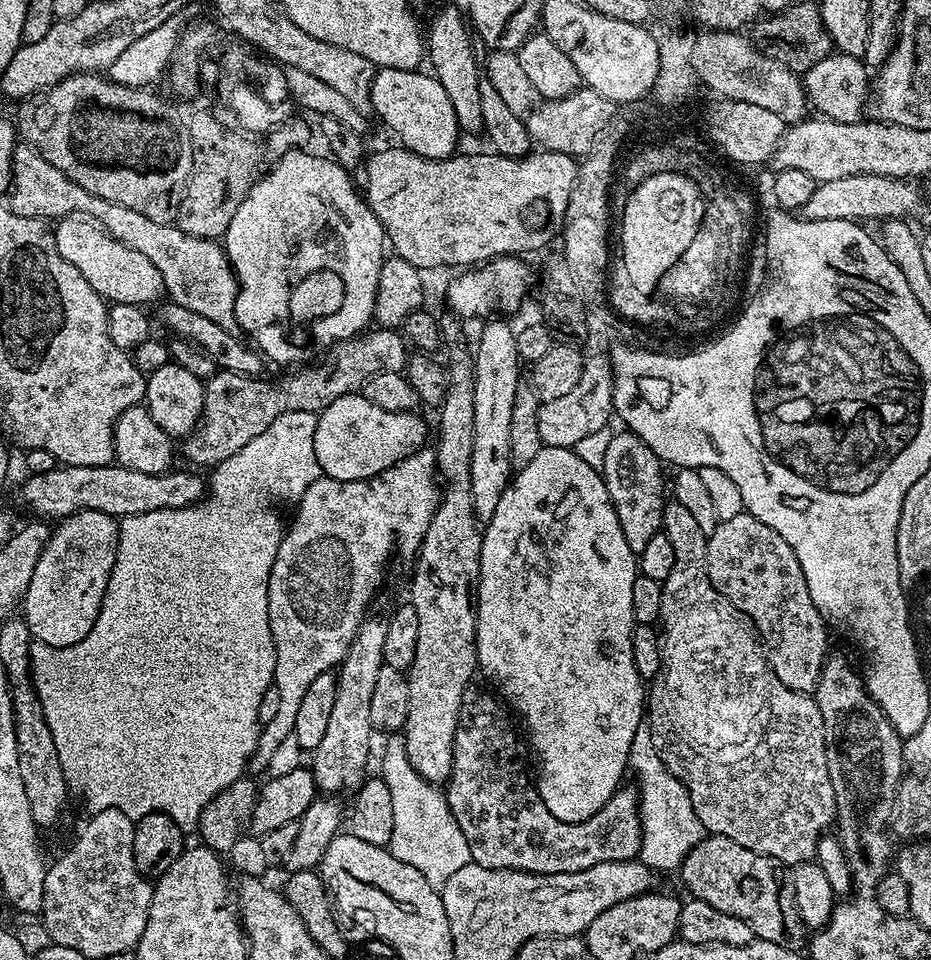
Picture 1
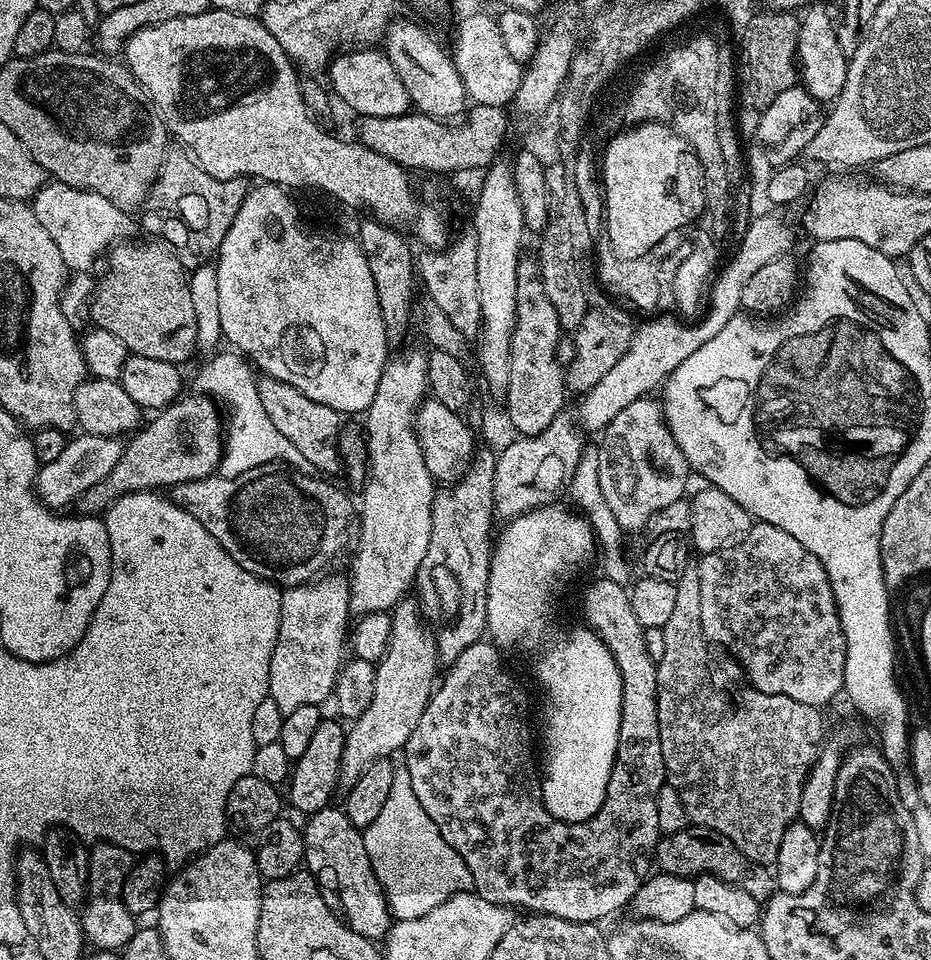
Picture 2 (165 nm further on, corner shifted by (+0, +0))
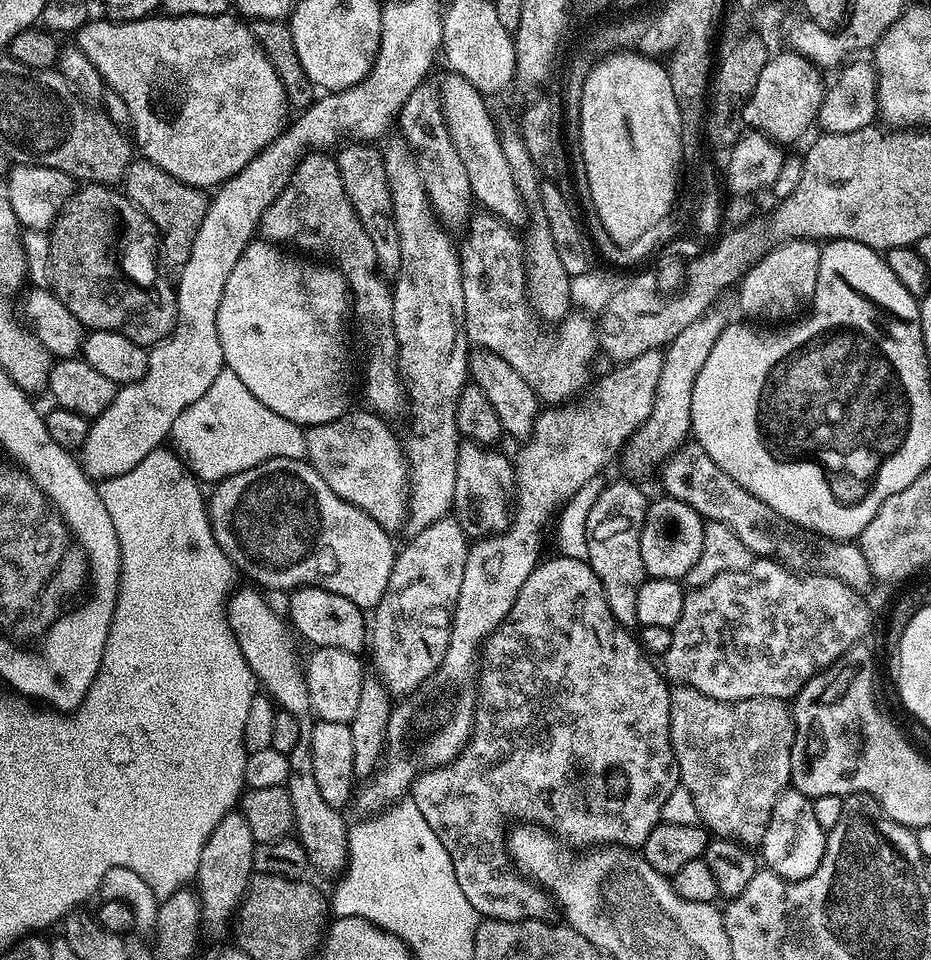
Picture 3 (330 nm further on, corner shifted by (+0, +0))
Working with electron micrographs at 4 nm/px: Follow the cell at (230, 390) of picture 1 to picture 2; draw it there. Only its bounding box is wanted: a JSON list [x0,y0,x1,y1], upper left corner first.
[77,395,224,517]

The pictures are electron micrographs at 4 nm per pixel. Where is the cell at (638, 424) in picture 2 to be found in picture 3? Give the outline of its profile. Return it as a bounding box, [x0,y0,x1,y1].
[622,314,726,477]

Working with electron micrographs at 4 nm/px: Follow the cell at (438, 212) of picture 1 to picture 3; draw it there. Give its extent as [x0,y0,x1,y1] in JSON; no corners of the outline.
[74,14,290,190]

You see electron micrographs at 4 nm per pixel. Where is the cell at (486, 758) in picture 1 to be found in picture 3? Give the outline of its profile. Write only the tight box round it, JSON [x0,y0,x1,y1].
[410,554,678,921]

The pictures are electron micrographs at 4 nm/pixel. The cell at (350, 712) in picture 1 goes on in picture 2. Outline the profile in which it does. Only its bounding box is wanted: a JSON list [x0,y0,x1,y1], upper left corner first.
[348,348,434,618]

